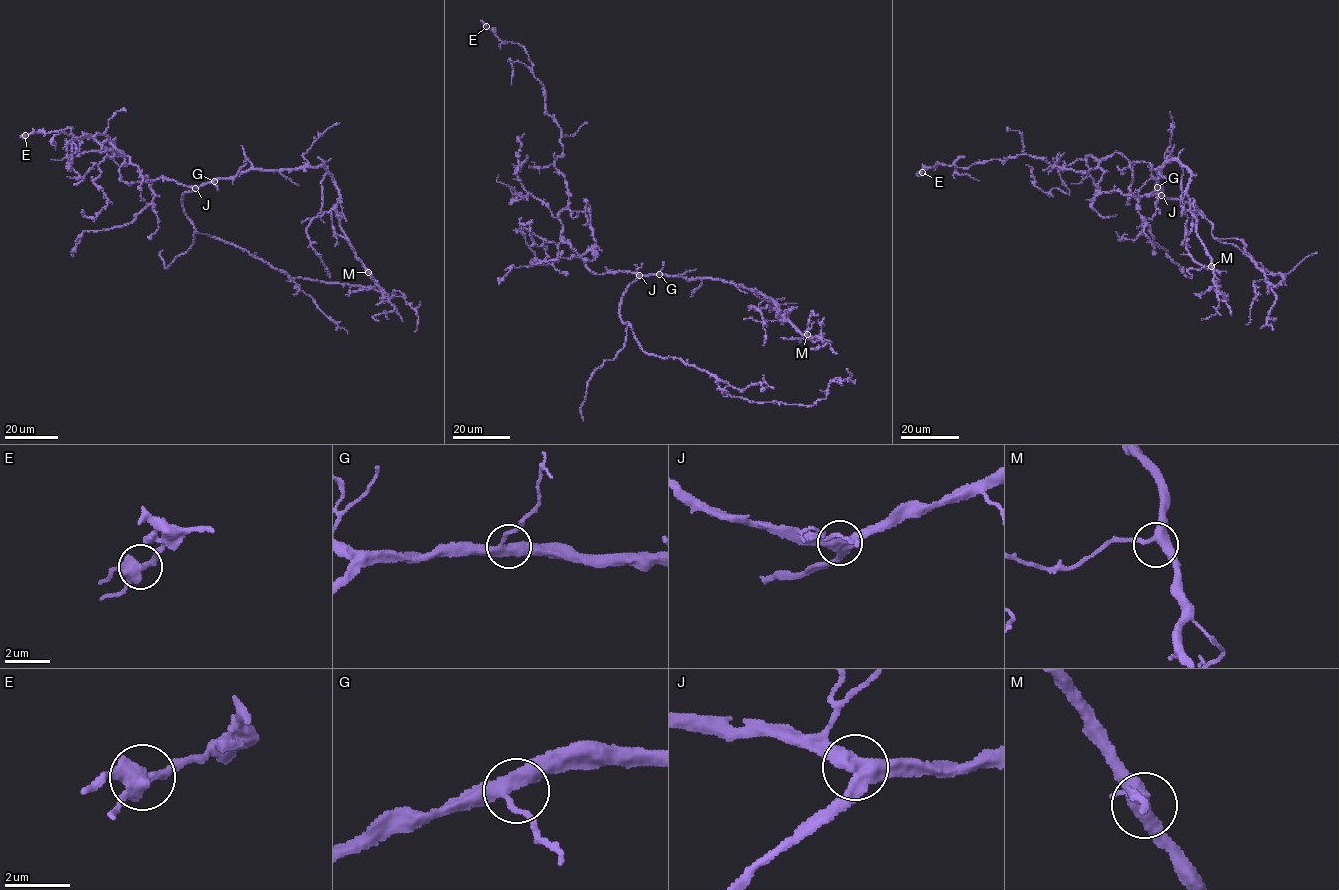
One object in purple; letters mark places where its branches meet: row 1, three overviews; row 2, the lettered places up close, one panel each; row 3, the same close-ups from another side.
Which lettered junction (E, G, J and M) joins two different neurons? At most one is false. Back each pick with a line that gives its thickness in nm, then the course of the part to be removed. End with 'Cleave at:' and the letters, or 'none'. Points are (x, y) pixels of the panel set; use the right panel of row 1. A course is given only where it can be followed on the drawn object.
Cleave at: none

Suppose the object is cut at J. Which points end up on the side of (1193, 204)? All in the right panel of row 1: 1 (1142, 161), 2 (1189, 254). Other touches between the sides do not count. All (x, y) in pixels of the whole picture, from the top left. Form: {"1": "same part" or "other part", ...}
{"1": "other part", "2": "same part"}

